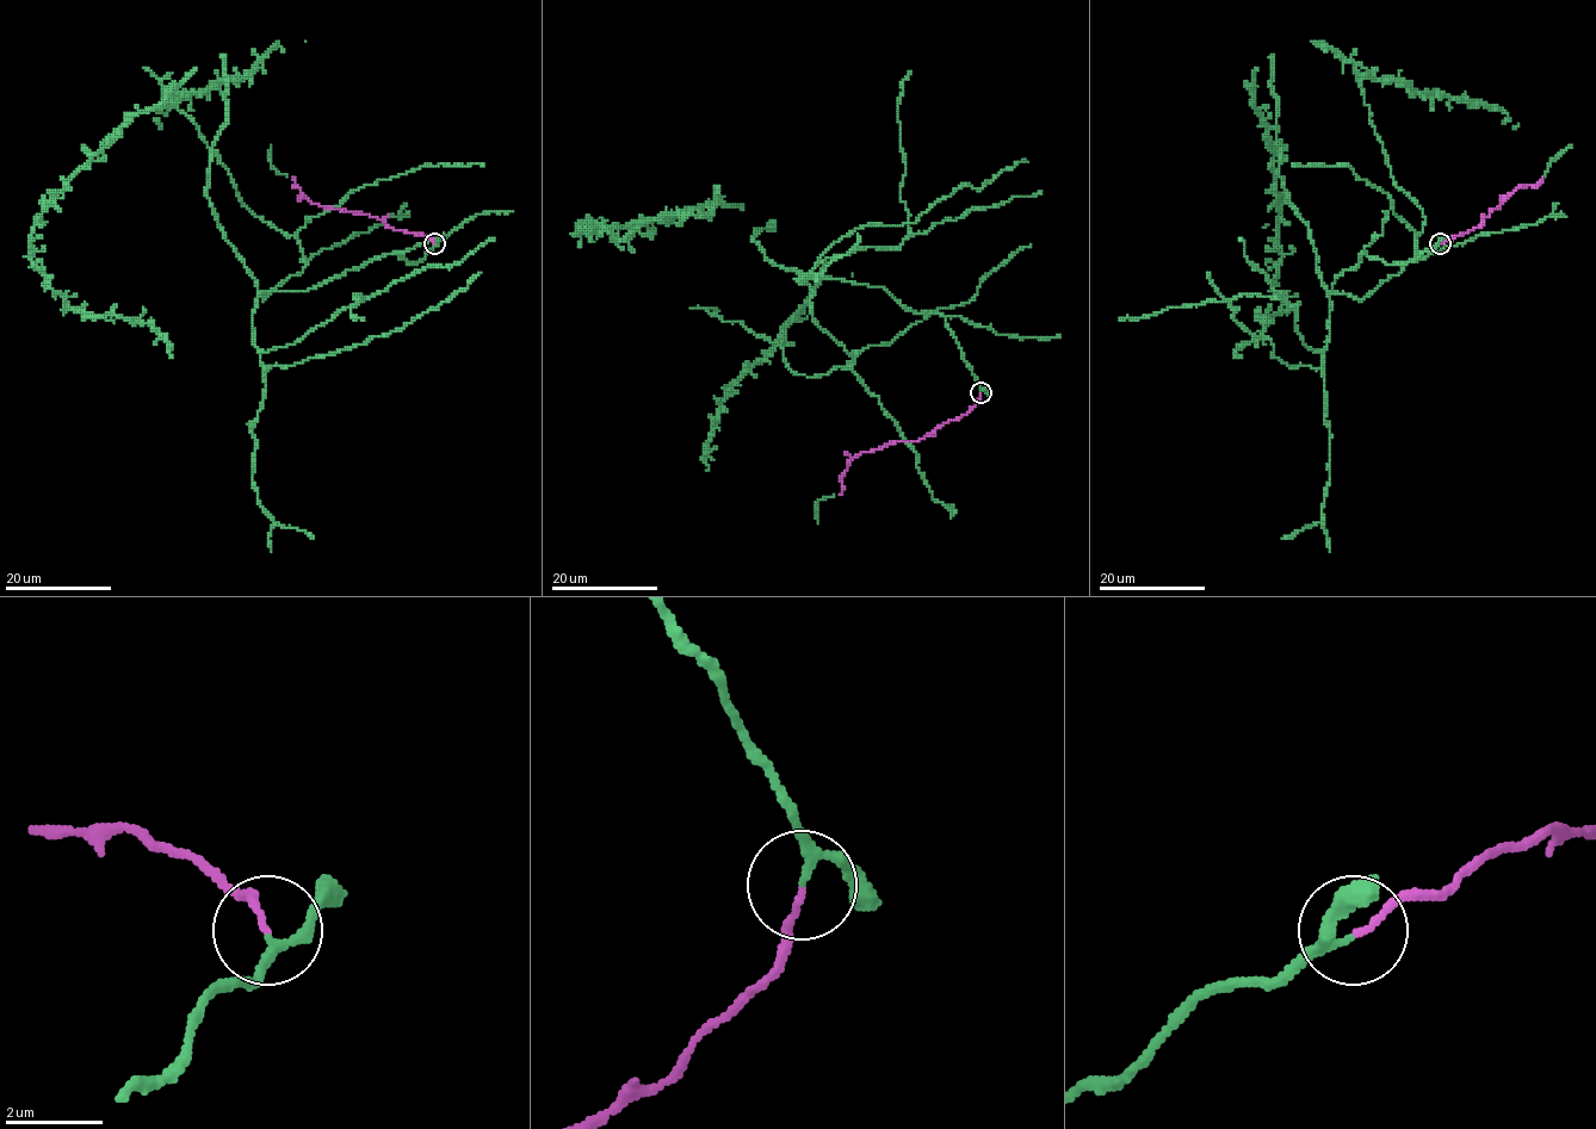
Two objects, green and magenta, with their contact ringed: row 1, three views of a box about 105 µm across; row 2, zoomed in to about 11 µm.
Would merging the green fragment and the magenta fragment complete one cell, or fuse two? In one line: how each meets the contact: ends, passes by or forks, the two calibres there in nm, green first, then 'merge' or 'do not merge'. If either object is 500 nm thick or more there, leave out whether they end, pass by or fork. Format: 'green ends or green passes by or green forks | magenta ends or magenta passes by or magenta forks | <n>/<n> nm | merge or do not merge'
green passes by | magenta ends | 140/110 nm | merge

